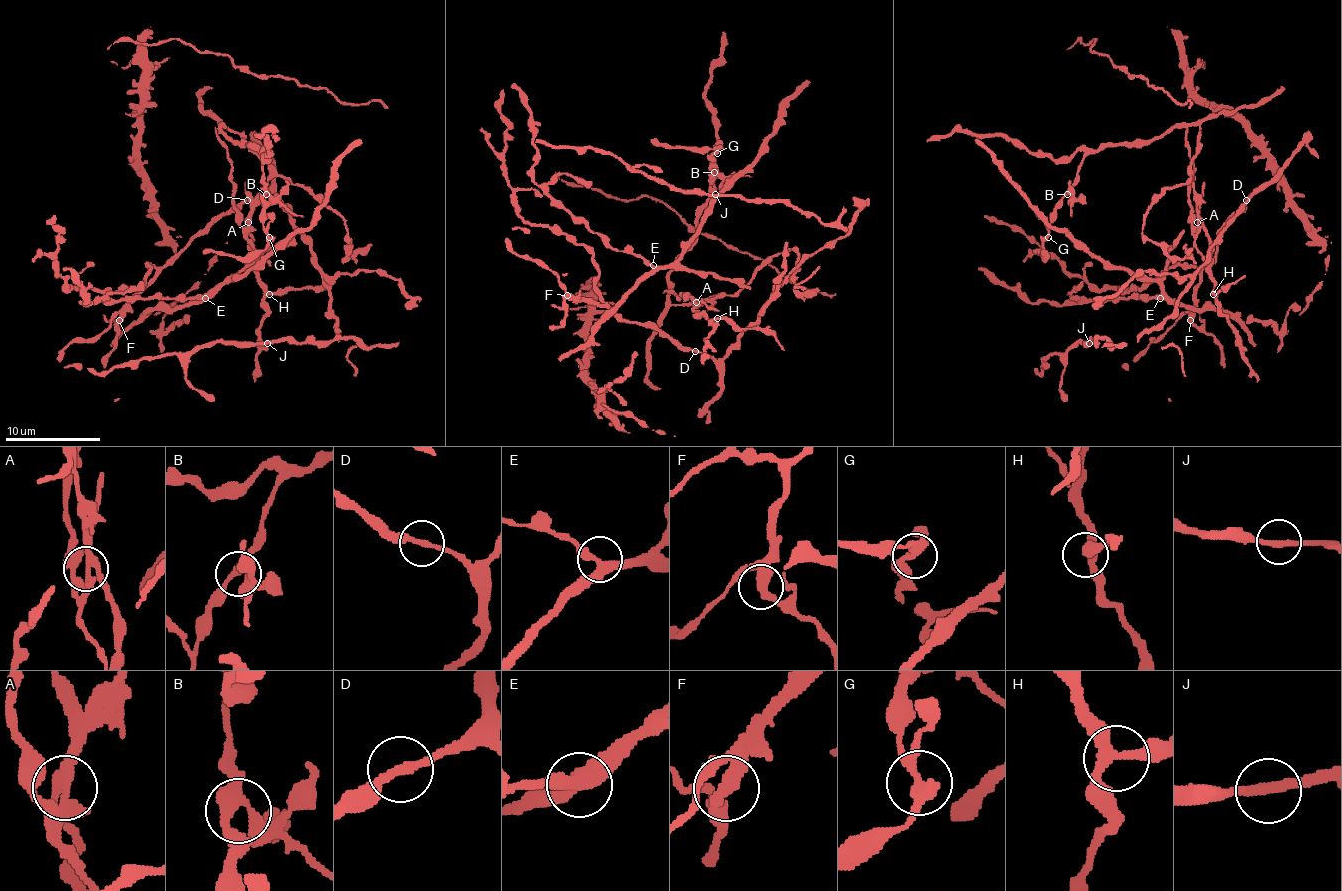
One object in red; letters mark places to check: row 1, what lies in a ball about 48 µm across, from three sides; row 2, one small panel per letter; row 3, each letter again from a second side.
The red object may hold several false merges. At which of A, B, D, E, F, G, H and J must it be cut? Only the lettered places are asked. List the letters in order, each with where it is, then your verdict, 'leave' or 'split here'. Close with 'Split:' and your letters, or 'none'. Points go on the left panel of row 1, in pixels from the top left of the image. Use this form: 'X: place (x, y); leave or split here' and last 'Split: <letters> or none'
A: place (248, 222); split here
B: place (266, 194); leave
D: place (247, 200); leave
E: place (205, 298); leave
F: place (119, 320); leave
G: place (269, 237); leave
H: place (269, 294); leave
J: place (267, 343); leave
Split: A

